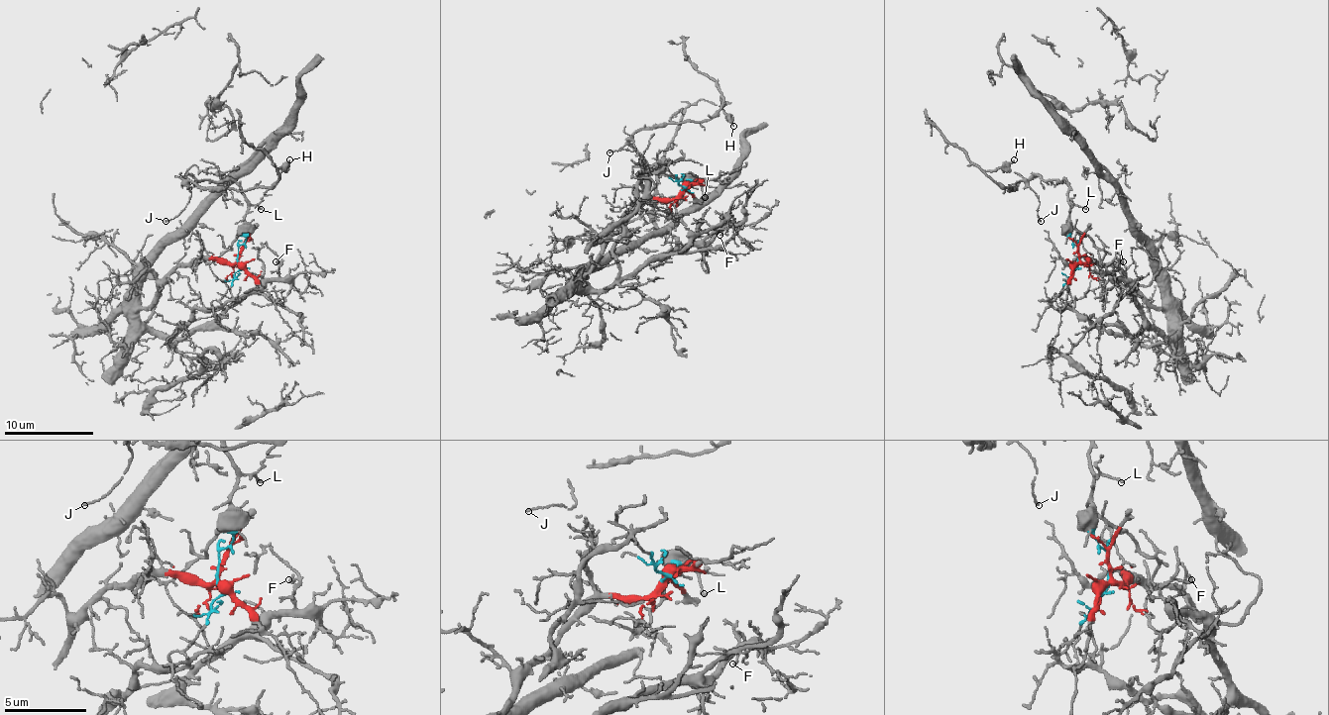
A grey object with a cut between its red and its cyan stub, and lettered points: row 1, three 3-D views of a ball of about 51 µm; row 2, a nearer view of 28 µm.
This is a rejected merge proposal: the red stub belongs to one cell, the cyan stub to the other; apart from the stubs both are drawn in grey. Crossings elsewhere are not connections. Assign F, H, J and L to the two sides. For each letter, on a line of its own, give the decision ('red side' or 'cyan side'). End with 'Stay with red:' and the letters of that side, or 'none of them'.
F: red side
H: cyan side
J: cyan side
L: cyan side
Stay with red: F

